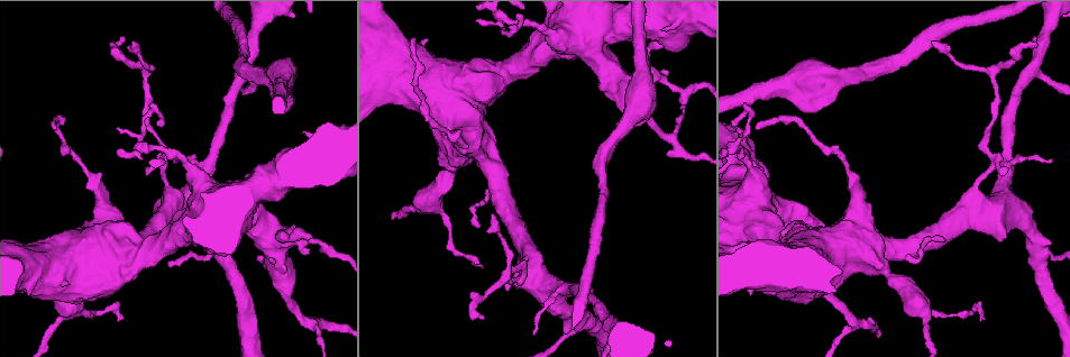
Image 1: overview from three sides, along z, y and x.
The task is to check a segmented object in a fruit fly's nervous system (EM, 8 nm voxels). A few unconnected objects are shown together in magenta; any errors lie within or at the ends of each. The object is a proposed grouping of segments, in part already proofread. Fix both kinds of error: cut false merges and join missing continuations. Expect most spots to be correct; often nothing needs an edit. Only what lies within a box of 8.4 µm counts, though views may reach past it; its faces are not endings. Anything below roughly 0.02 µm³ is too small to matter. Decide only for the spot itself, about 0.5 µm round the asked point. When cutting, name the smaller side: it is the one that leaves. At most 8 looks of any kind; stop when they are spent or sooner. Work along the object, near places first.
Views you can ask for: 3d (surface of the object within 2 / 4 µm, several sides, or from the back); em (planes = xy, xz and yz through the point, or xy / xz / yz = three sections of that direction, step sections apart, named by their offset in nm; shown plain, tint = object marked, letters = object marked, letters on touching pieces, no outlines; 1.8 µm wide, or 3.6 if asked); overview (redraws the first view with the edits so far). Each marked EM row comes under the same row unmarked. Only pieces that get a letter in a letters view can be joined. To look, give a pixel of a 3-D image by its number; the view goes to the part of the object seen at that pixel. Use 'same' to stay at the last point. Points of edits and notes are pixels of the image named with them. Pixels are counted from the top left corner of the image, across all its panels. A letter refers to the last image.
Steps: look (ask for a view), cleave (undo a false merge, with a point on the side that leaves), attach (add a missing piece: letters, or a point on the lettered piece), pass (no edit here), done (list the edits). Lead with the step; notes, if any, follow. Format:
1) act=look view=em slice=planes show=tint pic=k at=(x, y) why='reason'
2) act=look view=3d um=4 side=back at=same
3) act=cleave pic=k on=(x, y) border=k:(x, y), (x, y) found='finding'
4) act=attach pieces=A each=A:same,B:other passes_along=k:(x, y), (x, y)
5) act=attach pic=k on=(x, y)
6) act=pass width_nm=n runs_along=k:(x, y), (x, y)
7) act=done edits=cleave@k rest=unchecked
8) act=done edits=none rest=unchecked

act=look view=3d um=4 pic=1 at=(758, 222) why='sudden change in width'

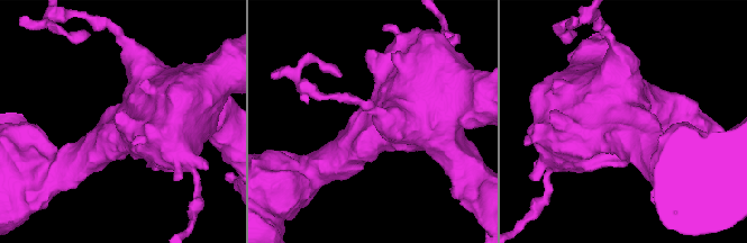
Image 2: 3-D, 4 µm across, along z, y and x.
act=look view=em um=3.6 slice=yz step=8 show=tint pic=2 at=(624, 124) why='need the tissue'

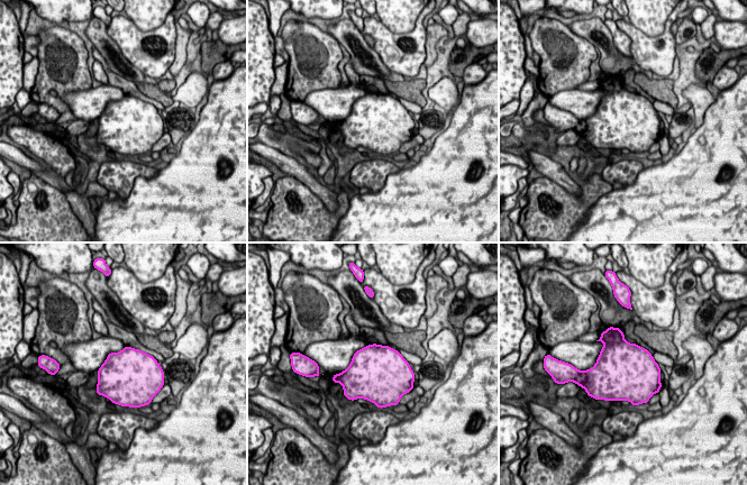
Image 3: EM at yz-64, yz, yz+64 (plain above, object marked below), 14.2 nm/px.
act=look view=em um=3.6 slice=planes show=letters at=same why='cut it another way'

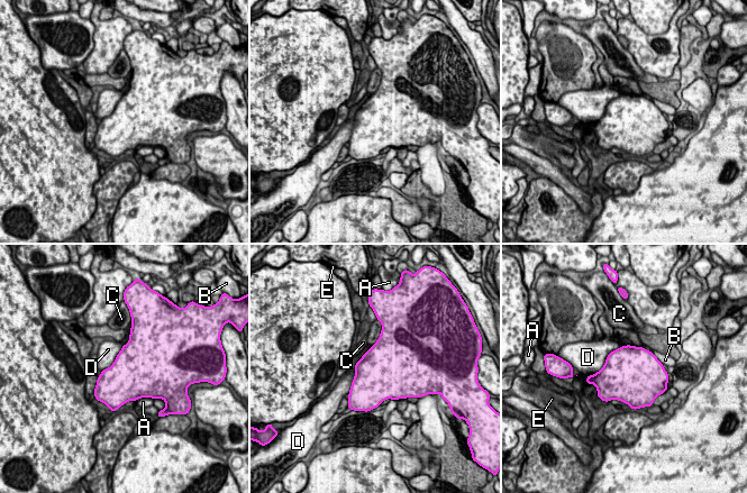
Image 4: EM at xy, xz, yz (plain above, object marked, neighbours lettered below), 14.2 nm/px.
act=pass width_nm=700 each=A:other,B:other,C:other,D:other,E:other border=4:(626, 345), (613, 349), (589, 376) found='continuous, no second neuron'

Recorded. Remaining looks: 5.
act=look view=em slice=xy step=4 show=tint pic=1 at=(313, 324) why='two arms in line, one across'

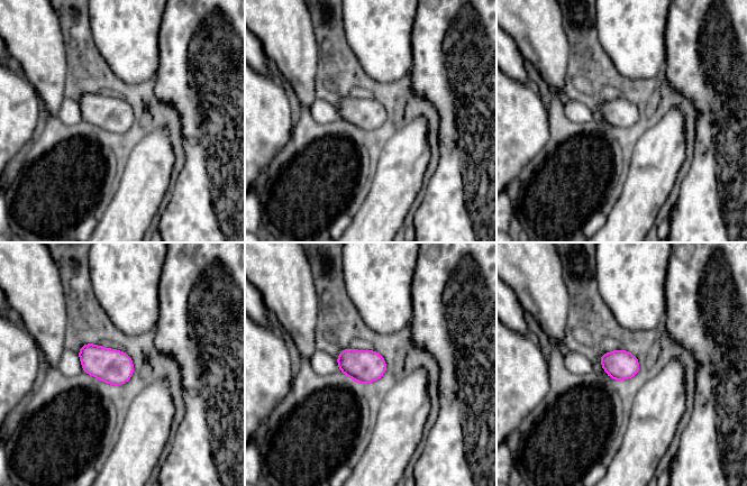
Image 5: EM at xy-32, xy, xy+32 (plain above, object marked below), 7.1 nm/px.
act=look view=em slice=xz step=4 show=letters at=same why='cut it another way'

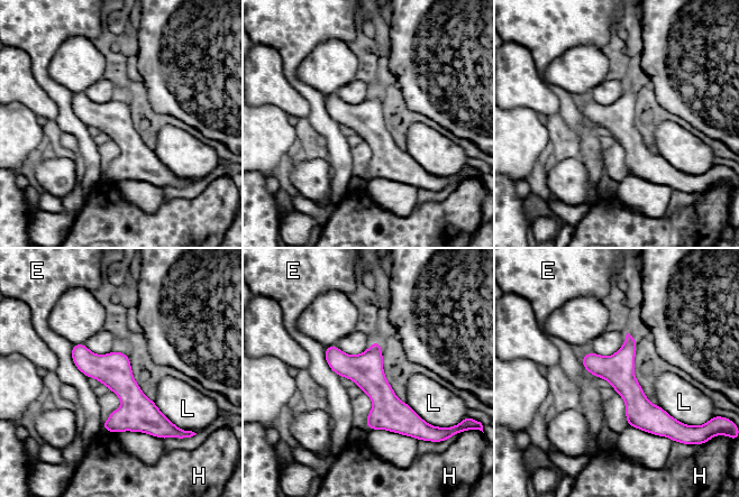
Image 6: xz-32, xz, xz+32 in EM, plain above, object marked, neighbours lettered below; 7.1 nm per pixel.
act=pass each=E:other,H:other,L:other border=6:(71, 346), (72, 361), (87, 377) found='one neuron here'

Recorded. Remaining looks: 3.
act=look view=3d um=2 pic=1 at=(260, 256) why='thick end'

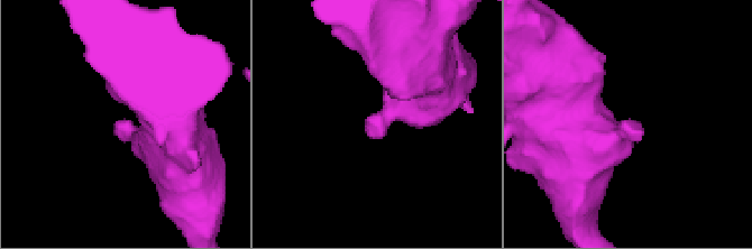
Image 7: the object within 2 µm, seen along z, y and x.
act=look view=em slice=xy step=16 show=letters pic=7 at=(640, 125) why='need the tissue'

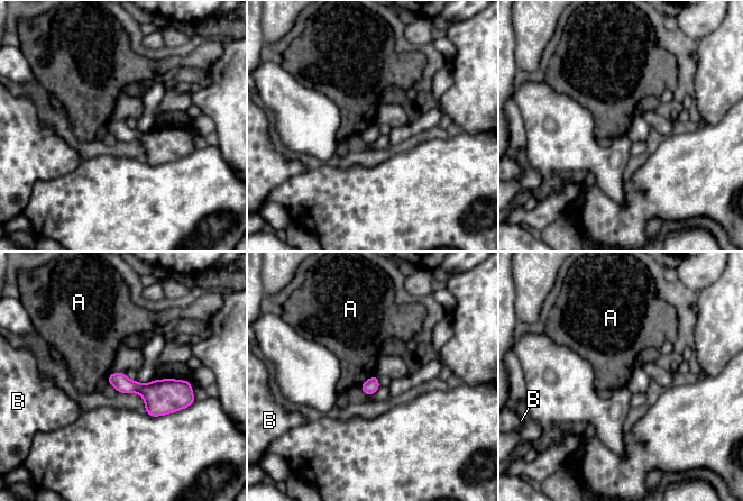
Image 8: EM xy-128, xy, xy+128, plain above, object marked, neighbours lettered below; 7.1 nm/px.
act=pass each=A:other,B:other found='no lettered piece goes on from it'

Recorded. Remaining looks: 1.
act=done edits=none rest=unchecked

